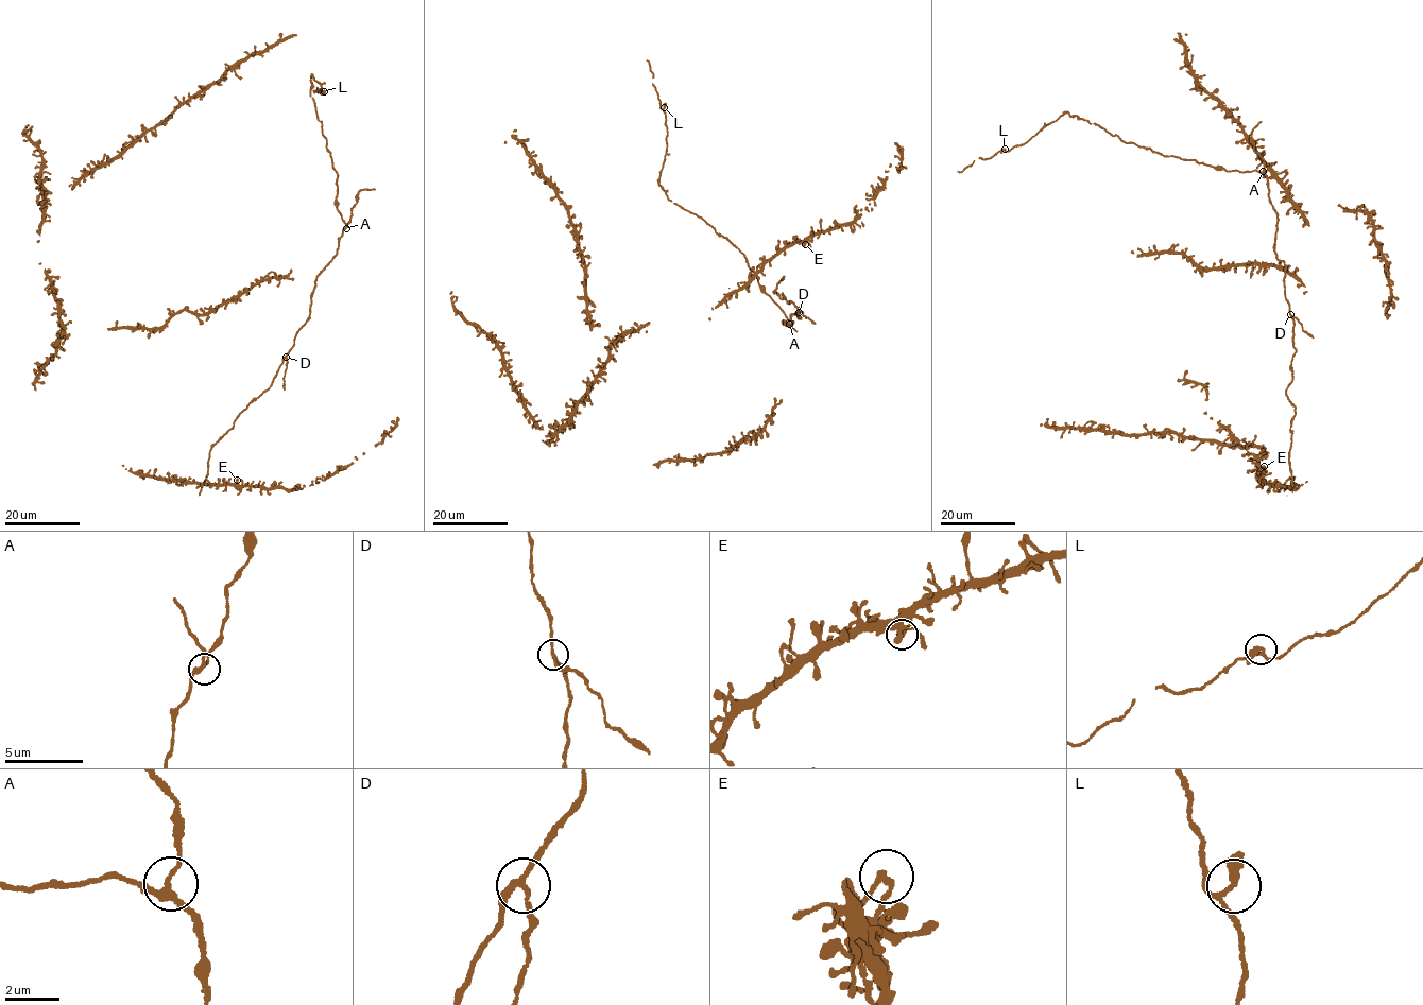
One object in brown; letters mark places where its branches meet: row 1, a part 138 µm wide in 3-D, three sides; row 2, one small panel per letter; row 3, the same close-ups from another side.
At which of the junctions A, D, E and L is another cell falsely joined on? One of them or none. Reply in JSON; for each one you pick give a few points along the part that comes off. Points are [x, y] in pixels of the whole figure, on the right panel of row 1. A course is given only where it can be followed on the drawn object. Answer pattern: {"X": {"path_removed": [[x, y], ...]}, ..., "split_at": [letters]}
{"D": {"path_removed": [[1289, 314], [1314, 338]]}, "split_at": ["D"]}

